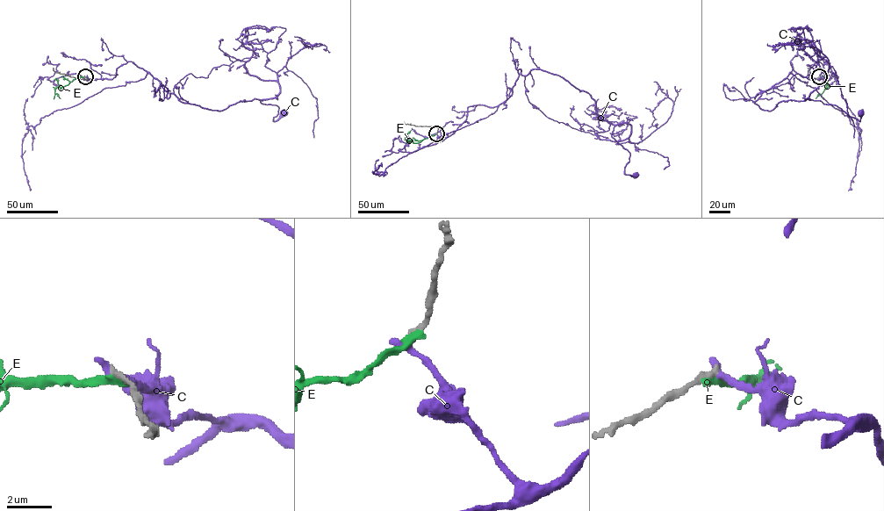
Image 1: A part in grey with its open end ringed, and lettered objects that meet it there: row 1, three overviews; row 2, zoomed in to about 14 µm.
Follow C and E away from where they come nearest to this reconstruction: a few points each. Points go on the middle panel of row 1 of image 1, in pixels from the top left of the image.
C: (435, 133), (450, 136), (469, 106), (506, 100), (518, 69), (542, 69), (591, 96), (635, 175)
E: (436, 133), (413, 143), (406, 138), (412, 130)

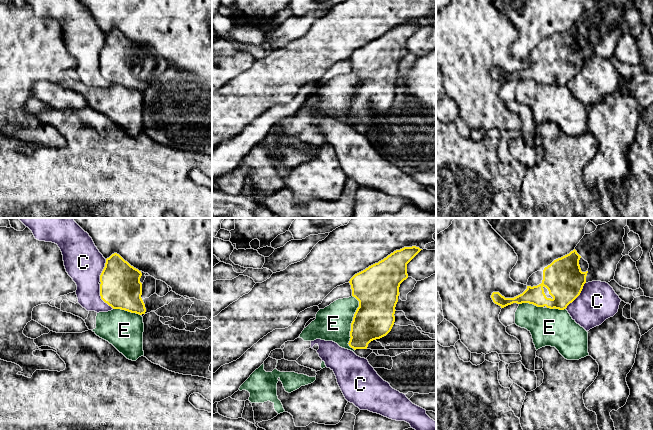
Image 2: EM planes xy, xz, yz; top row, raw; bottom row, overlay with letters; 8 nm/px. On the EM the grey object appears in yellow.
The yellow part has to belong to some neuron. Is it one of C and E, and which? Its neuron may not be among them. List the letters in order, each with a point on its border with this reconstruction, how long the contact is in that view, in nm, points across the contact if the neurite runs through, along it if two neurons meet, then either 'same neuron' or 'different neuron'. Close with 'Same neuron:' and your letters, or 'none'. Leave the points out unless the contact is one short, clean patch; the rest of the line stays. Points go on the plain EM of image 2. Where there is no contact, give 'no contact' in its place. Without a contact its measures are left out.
C: meets yellow in yz at (578, 71); contact 280 nm long; different neuron
E: meets yellow in xz at (351, 99); contact 440 nm long; different neuron
Same neuron: none

